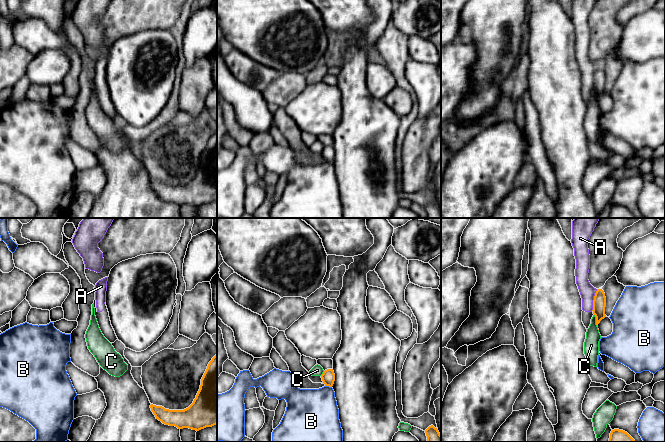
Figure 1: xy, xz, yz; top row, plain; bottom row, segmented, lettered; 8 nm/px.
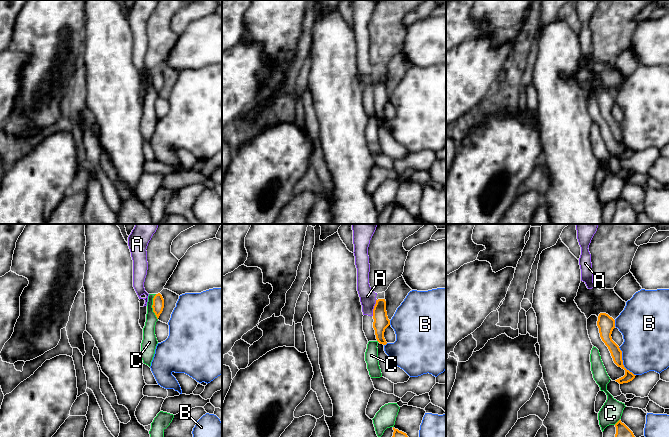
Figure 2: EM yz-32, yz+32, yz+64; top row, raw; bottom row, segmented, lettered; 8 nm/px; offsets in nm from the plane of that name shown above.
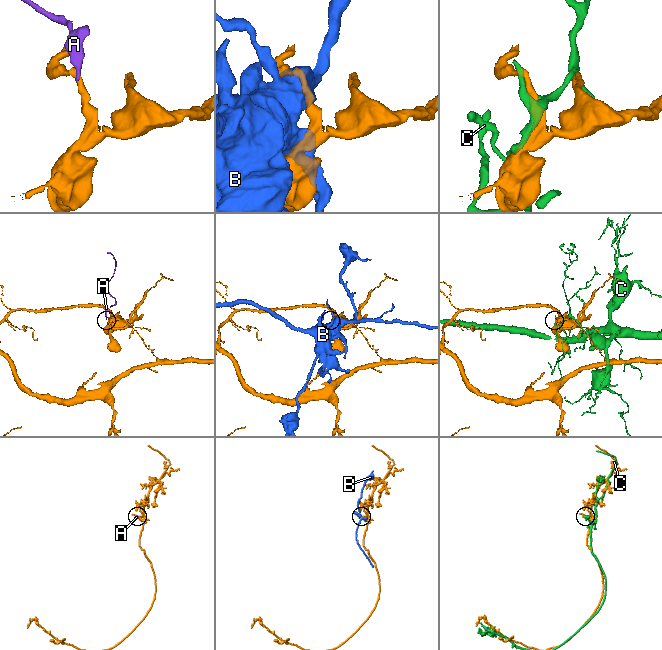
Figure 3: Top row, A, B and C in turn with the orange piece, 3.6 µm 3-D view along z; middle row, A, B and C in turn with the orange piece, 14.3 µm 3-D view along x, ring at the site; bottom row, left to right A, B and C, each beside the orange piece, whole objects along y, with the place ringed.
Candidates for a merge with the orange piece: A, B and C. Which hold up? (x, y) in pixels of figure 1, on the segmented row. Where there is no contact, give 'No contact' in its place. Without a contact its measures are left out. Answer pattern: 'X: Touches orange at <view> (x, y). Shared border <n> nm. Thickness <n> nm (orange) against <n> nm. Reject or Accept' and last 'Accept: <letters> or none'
A: Touches orange at yz (593, 300). Shared border 180 nm. Thickness 110 nm (orange) against 120 nm. Reject
B: Touches orange at xz (328, 385). Shared border 60 nm. Thickness 110 nm (orange) against 380 nm. Reject
C: Touches orange at yz (596, 321). Shared border 110 nm. Thickness 110 nm (orange) against 130 nm. Reject
Accept: none

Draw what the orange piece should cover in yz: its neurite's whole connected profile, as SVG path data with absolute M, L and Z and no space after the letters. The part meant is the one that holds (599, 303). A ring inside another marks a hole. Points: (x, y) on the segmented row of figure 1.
M597 289L593 300L593 310L592 310L593 314L596 317L597 327L600 321L606 317L605 307L606 307L605 293L602 289Z

